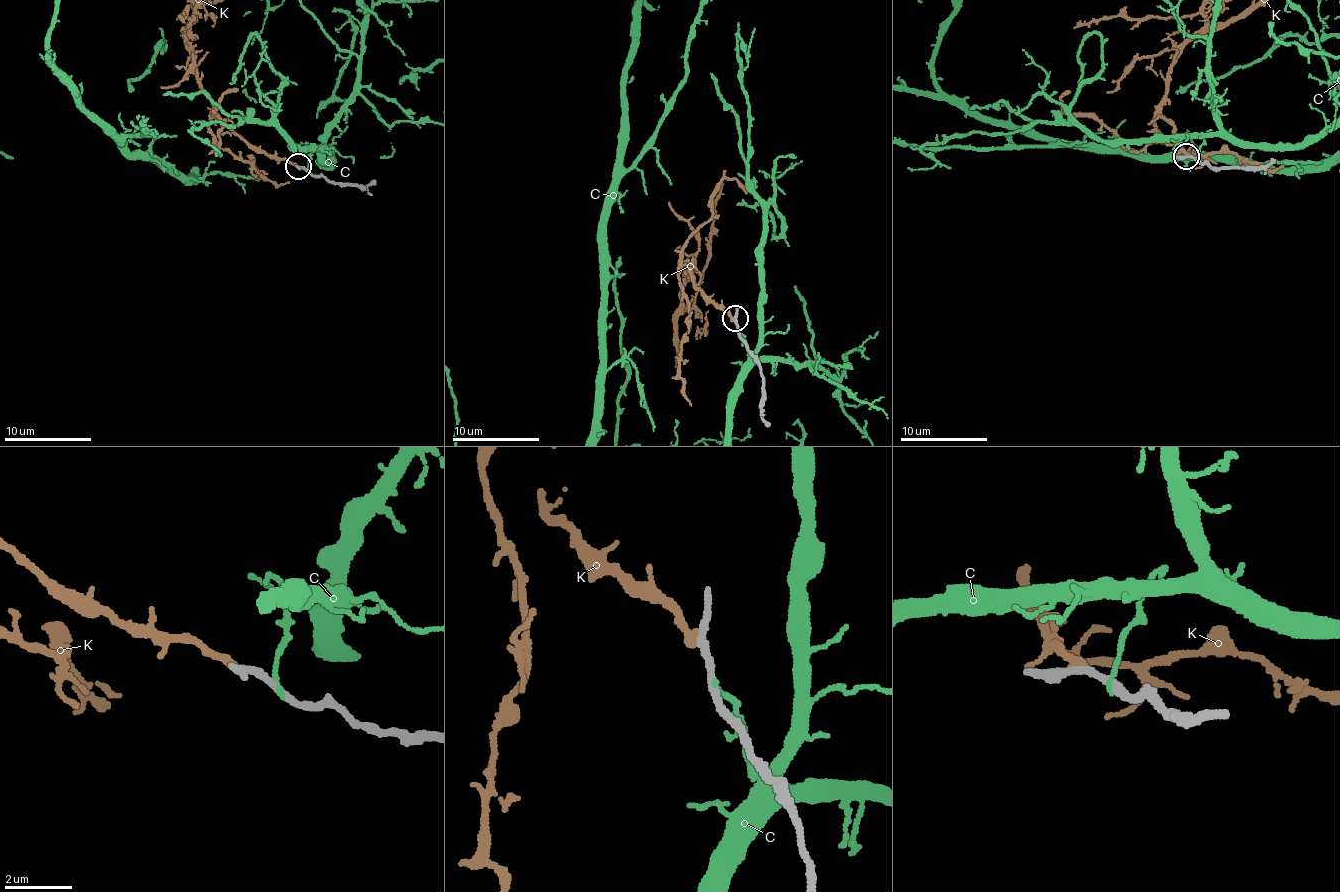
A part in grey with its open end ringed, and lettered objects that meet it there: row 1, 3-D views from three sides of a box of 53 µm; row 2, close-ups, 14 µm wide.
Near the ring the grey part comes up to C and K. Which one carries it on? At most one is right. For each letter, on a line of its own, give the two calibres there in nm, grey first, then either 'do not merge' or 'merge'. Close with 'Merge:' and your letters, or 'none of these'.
C: calibres 200 and 130 nm; do not merge
K: calibres 240 and 280 nm; merge
Merge: K

